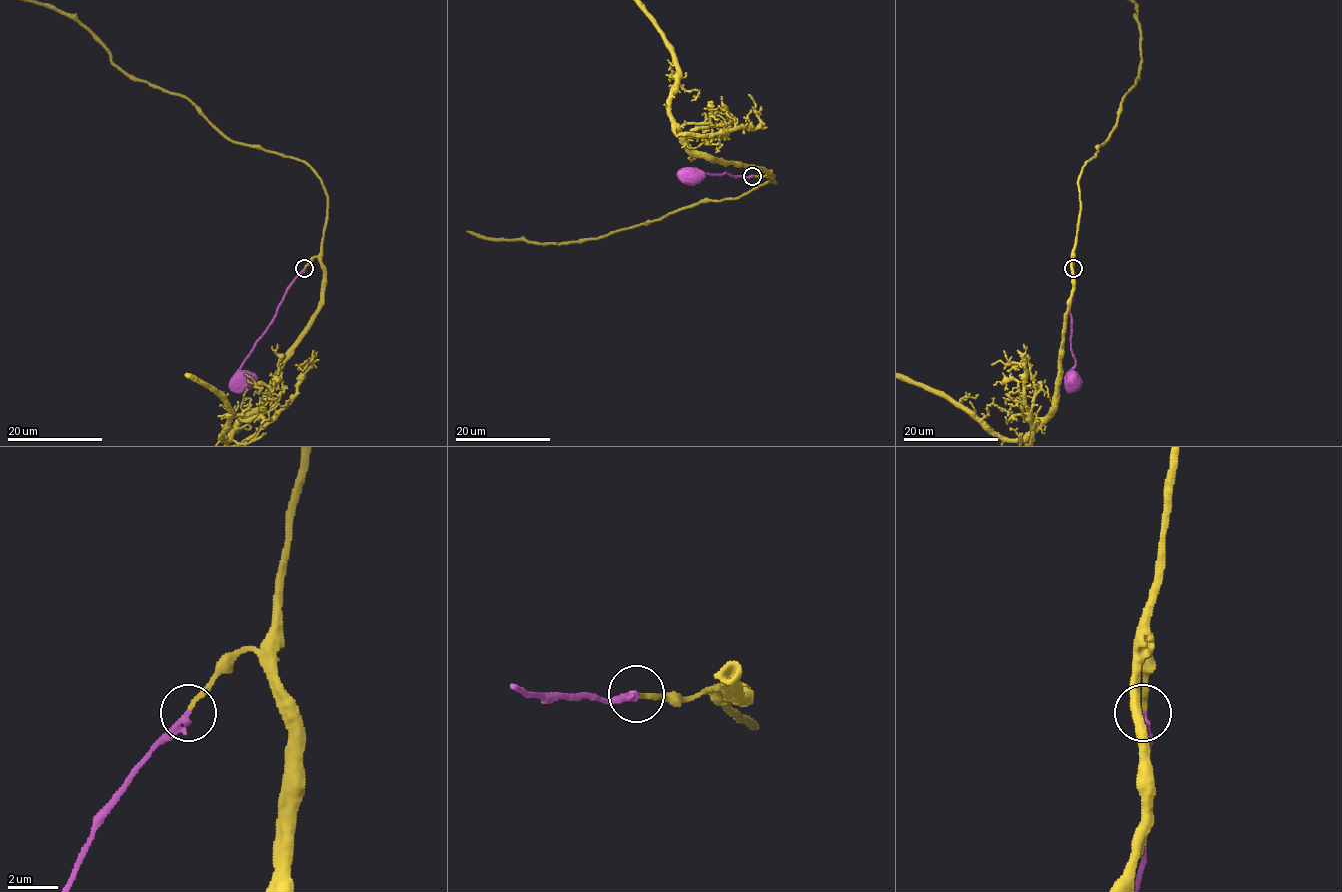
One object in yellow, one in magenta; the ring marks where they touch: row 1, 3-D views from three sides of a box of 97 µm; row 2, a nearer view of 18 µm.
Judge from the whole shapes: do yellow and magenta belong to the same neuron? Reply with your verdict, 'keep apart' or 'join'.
join

